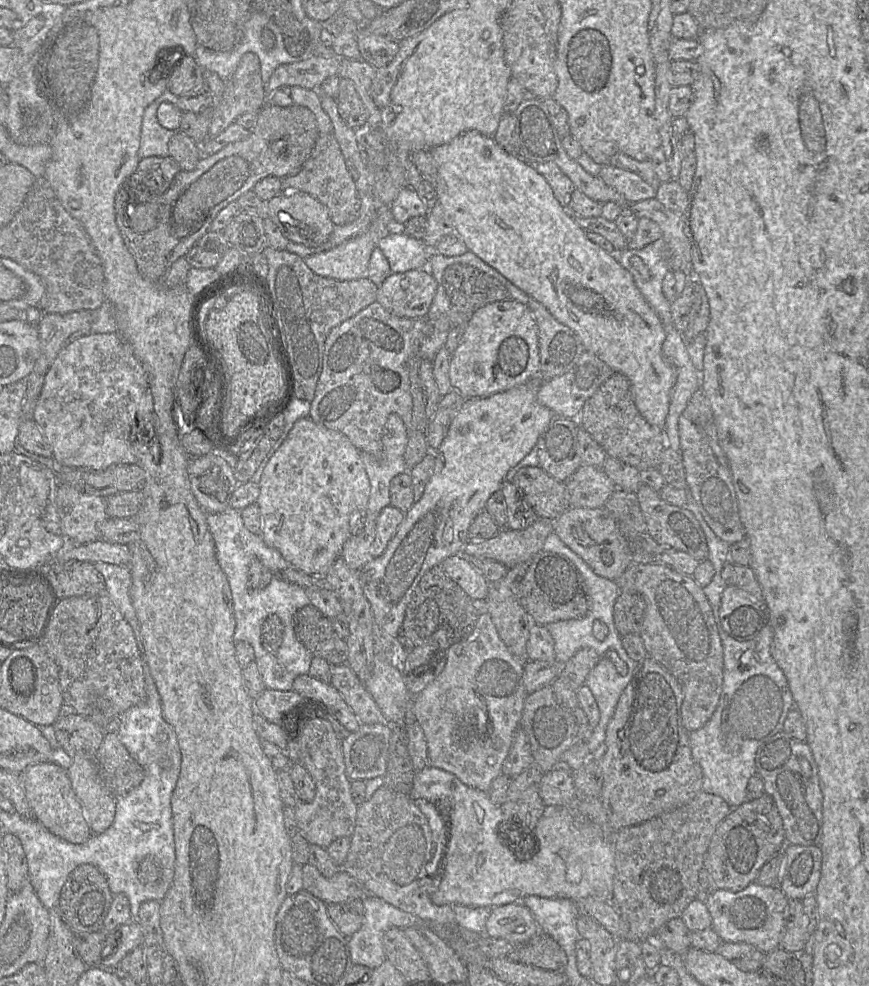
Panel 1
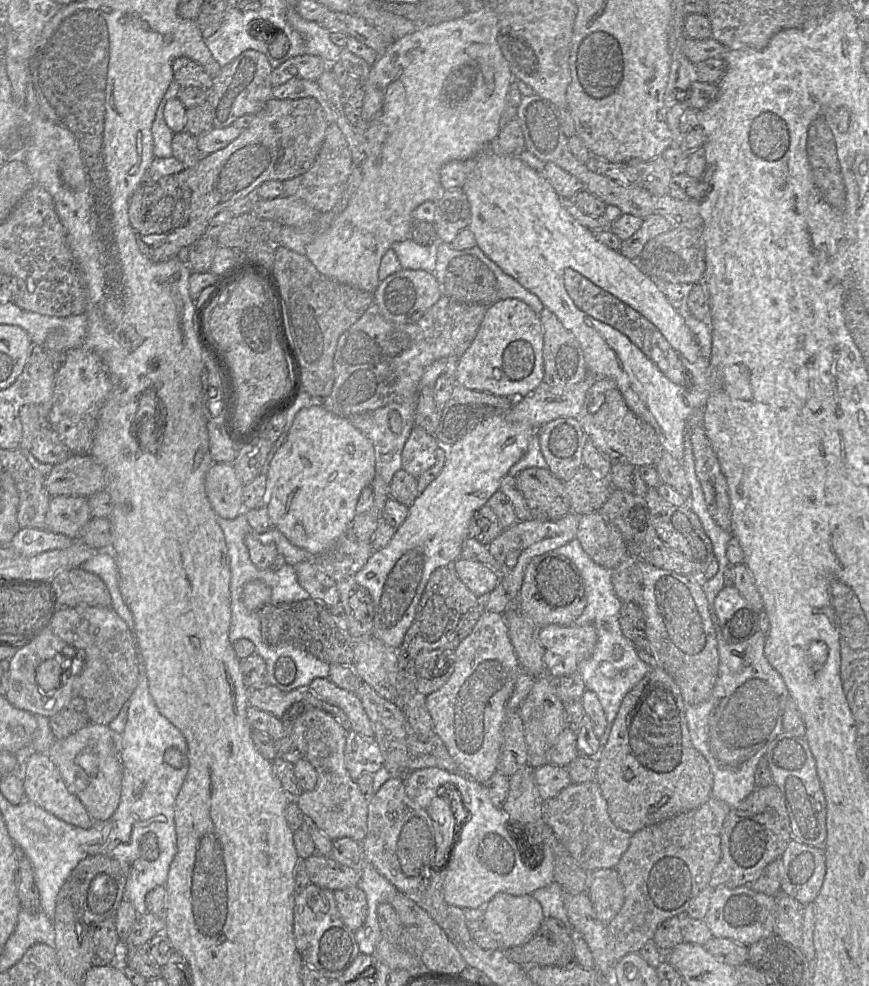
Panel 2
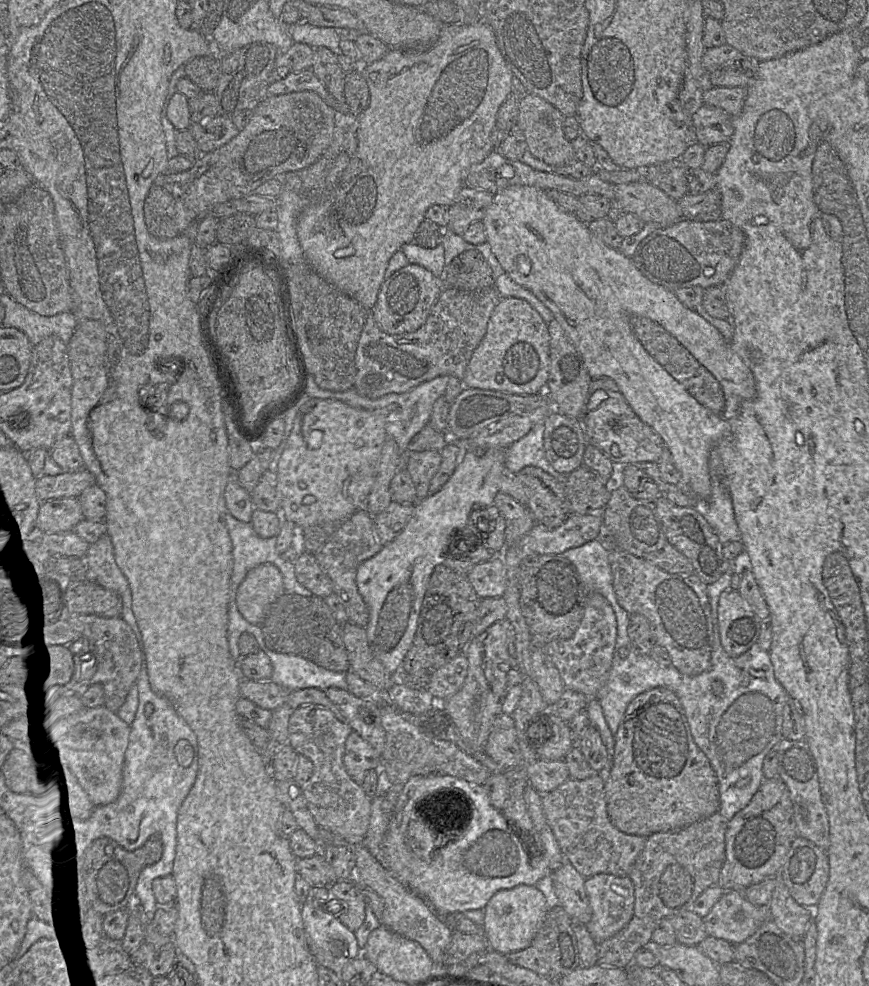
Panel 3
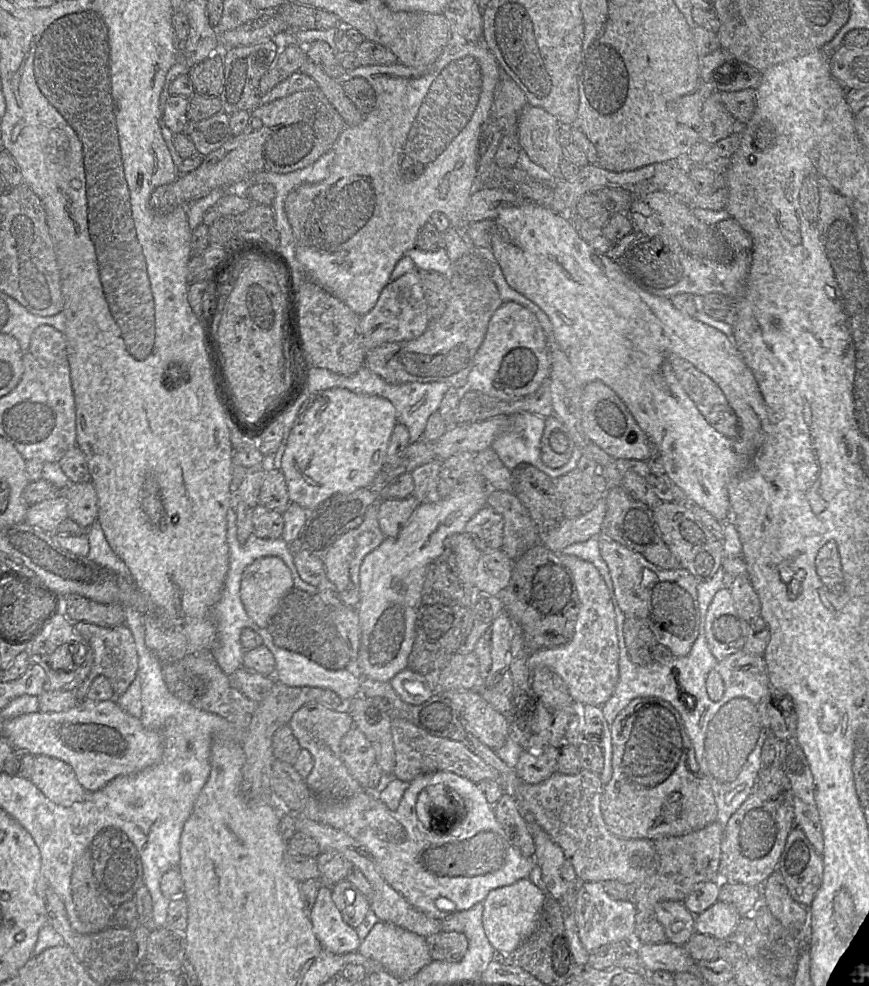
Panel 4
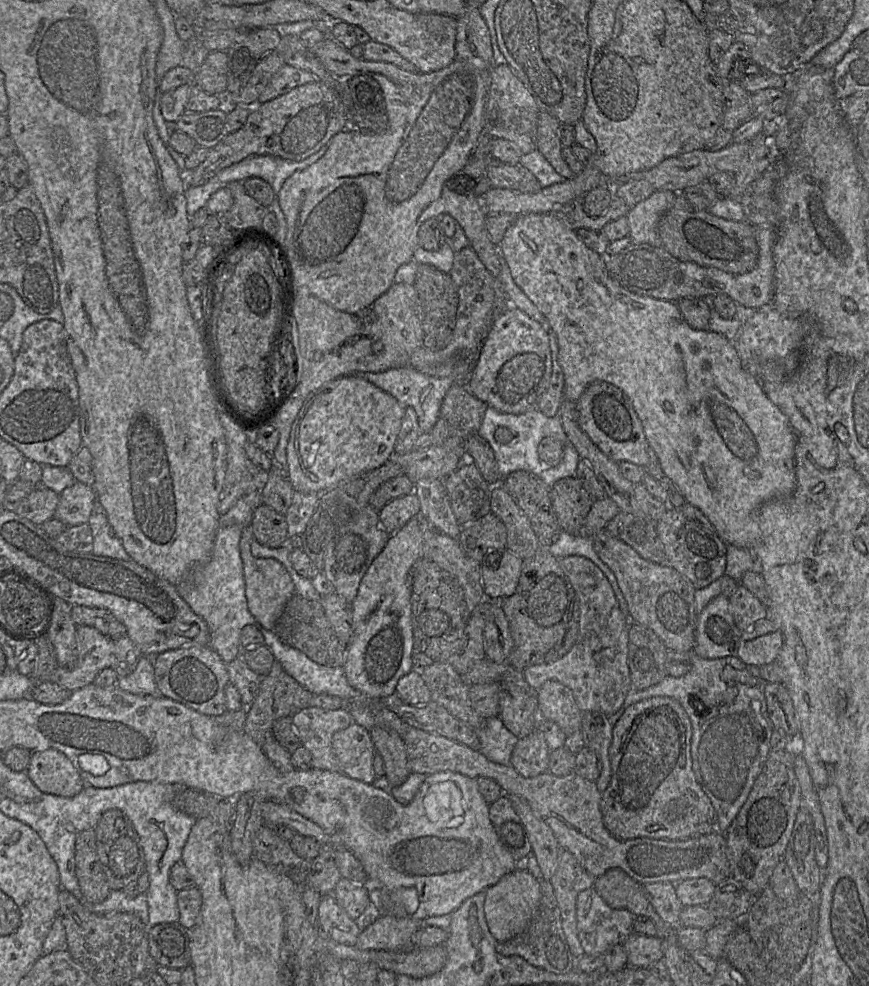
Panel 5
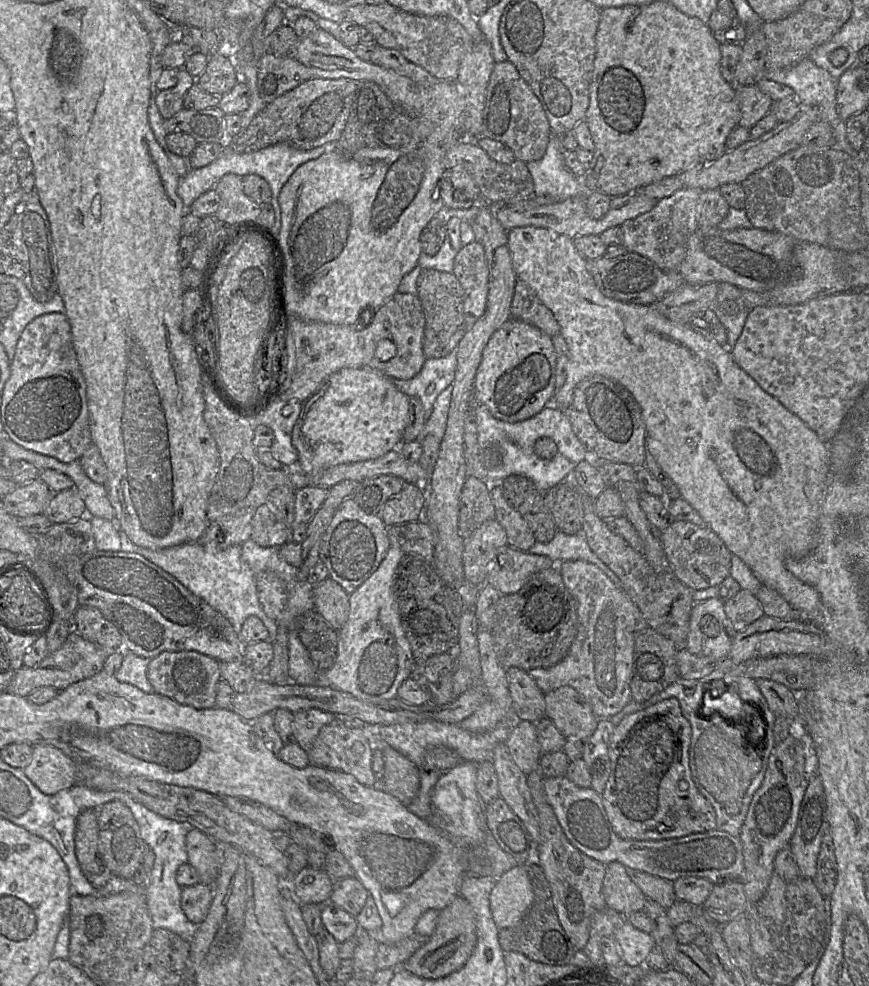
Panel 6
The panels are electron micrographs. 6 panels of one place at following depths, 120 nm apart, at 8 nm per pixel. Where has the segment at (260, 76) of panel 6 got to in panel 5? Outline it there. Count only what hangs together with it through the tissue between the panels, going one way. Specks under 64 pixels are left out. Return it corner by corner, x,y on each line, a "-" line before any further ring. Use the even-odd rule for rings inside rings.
284,65
273,75
258,97
257,104
261,105
288,93
296,87
315,81
316,79
311,73
290,65

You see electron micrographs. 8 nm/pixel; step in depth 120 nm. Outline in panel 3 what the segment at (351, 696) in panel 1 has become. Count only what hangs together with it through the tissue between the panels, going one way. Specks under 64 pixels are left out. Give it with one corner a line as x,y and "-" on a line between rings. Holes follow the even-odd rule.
381,707
381,723
385,731
385,746
381,755
381,768
394,784
405,782
417,775
446,774
472,784
484,785
490,771
479,761
450,741
426,735
405,719
396,707

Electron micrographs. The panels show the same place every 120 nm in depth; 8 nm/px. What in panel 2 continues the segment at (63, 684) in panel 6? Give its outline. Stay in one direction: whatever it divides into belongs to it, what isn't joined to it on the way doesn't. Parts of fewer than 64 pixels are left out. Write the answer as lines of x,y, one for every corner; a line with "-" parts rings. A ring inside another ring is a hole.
78,605
60,607
51,630
84,654
82,671
74,678
73,695
85,700
84,714
90,722
109,725
131,699
139,683
139,667
132,633
112,607

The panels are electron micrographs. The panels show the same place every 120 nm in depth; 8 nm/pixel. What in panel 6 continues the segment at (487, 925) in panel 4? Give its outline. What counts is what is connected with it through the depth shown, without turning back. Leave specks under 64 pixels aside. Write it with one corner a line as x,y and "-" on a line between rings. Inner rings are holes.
518,865
495,880
489,904
499,930
516,925
534,901
534,893
525,866

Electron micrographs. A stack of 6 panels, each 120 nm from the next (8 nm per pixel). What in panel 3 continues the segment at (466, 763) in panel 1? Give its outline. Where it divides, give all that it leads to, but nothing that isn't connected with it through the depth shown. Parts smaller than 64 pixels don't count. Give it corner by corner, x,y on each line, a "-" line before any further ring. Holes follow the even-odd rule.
505,618
472,638
465,651
468,673
462,687
457,693
440,701
461,735
473,748
484,749
495,719
503,713
508,673
517,669
511,637
511,623

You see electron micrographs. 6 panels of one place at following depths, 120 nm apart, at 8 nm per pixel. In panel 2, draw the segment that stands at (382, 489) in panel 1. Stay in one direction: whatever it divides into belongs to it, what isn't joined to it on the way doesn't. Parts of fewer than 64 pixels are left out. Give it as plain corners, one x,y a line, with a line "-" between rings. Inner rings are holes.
393,402
373,411
366,411
347,417
351,424
373,444
375,453
375,477
380,477
387,485
390,485
394,474
402,469
402,451
415,425
415,412
416,404
414,403
399,404
-
392,413
398,413
401,416
402,431
400,434
395,434
390,429
389,418

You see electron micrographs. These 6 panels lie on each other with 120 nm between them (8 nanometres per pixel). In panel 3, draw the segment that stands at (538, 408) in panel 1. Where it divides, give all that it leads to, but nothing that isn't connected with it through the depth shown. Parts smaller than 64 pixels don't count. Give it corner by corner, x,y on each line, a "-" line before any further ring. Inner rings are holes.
465,447
462,461
441,490
418,500
414,512
402,532
393,541
384,545
376,555
358,567
357,587
369,610
369,622
365,627
367,639
373,655
391,675
397,675
413,644
422,603
434,568
444,563
452,540
459,536
461,534
459,532
466,527
471,512
494,504
494,498
500,491
500,478
506,467
505,464
505,449
473,450

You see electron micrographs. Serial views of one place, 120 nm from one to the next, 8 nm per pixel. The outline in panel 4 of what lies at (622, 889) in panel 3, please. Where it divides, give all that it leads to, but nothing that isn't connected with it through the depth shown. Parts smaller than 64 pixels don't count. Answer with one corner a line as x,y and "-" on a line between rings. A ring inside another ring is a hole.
580,881
576,894
575,918
580,940
589,952
613,942
632,940
636,926
635,917
634,902
612,898
606,893
602,882

